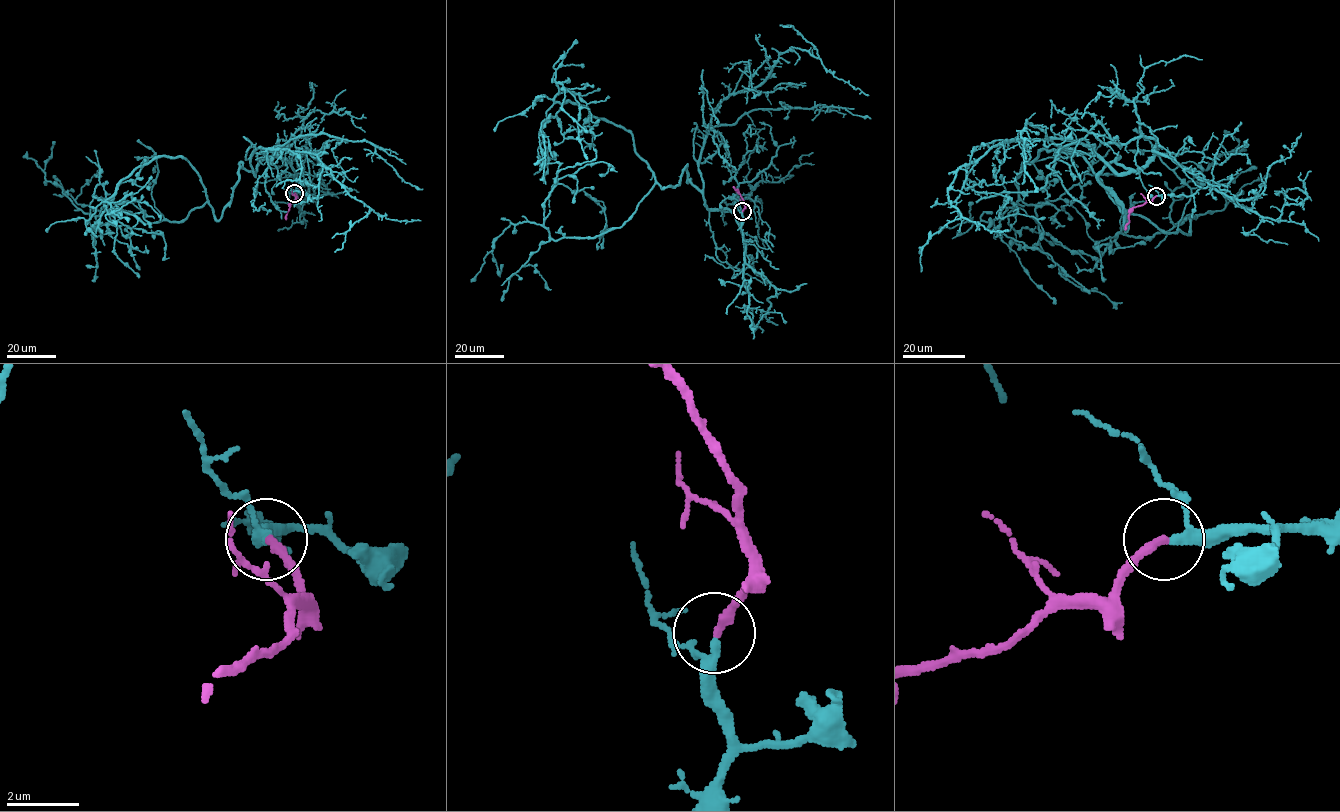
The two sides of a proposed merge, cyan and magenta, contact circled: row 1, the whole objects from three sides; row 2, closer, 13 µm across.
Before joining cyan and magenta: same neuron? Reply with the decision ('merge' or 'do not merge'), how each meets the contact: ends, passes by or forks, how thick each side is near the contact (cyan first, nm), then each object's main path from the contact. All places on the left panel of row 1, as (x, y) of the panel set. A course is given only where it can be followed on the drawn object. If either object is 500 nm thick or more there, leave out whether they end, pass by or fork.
merge; cyan passes by; magenta ends there; 220 nm thick on the cyan side, 260 nm on the other; cyan runs (294, 192), (286, 161), (240, 163), (217, 220), (185, 159), (150, 160), (106, 200), (139, 269); magenta runs (294, 192), (296, 199), (292, 201), (286, 219)

